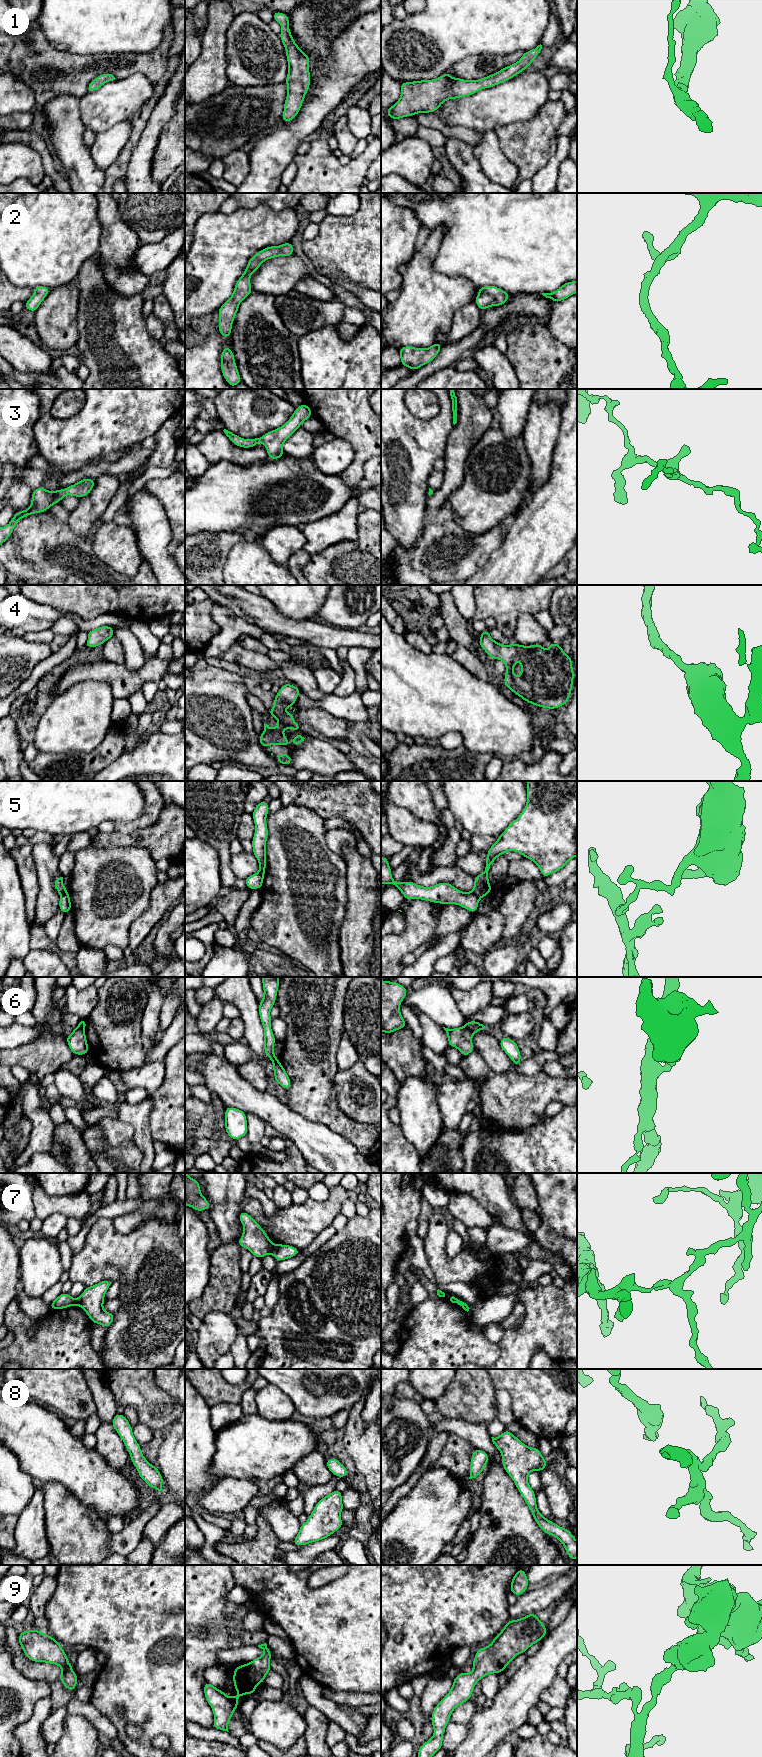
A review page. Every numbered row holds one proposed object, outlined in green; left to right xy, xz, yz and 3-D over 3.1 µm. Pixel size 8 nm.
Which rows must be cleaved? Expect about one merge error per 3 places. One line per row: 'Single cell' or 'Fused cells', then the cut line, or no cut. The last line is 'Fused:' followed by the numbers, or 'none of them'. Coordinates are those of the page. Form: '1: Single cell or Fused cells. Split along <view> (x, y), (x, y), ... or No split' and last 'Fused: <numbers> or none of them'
1: Single cell. No split
2: Single cell. No split
3: Single cell. No split
4: Single cell. No split
5: Fused cells. Split along yz (471, 891), (479, 898)
6: Fused cells. Split along yz (465, 1025), (473, 1033)
7: Fused cells. Split along xz (275, 1245), (271, 1252)
8: Single cell. No split
9: Single cell. No split
Fused: 5, 6, 7

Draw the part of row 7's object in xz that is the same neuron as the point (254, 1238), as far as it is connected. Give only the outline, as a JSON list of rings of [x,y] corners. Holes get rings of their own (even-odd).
[[[242,1211],[239,1220],[244,1227],[244,1232],[238,1240],[240,1247],[247,1248],[254,1257],[263,1258],[272,1253],[275,1244],[269,1239],[265,1230],[248,1213]]]

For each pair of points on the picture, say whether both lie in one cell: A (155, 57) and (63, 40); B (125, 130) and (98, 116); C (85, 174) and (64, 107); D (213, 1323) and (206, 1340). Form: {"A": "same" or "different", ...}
{"A": "different", "B": "different", "C": "same", "D": "same"}

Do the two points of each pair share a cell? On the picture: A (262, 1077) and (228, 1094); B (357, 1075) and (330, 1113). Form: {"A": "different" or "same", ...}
{"A": "different", "B": "different"}

